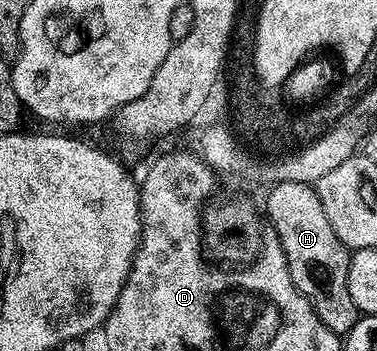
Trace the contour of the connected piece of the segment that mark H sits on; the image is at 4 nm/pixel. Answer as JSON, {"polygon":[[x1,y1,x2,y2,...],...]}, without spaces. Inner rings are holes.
{"polygon":[[279,183,268,190,263,213,271,224,287,255,287,271,291,271,291,283,311,303,315,315,331,331,347,334,355,327,359,312,348,291,348,265,351,250,344,245,331,228,331,222,319,203,319,195,313,185,303,183]]}

